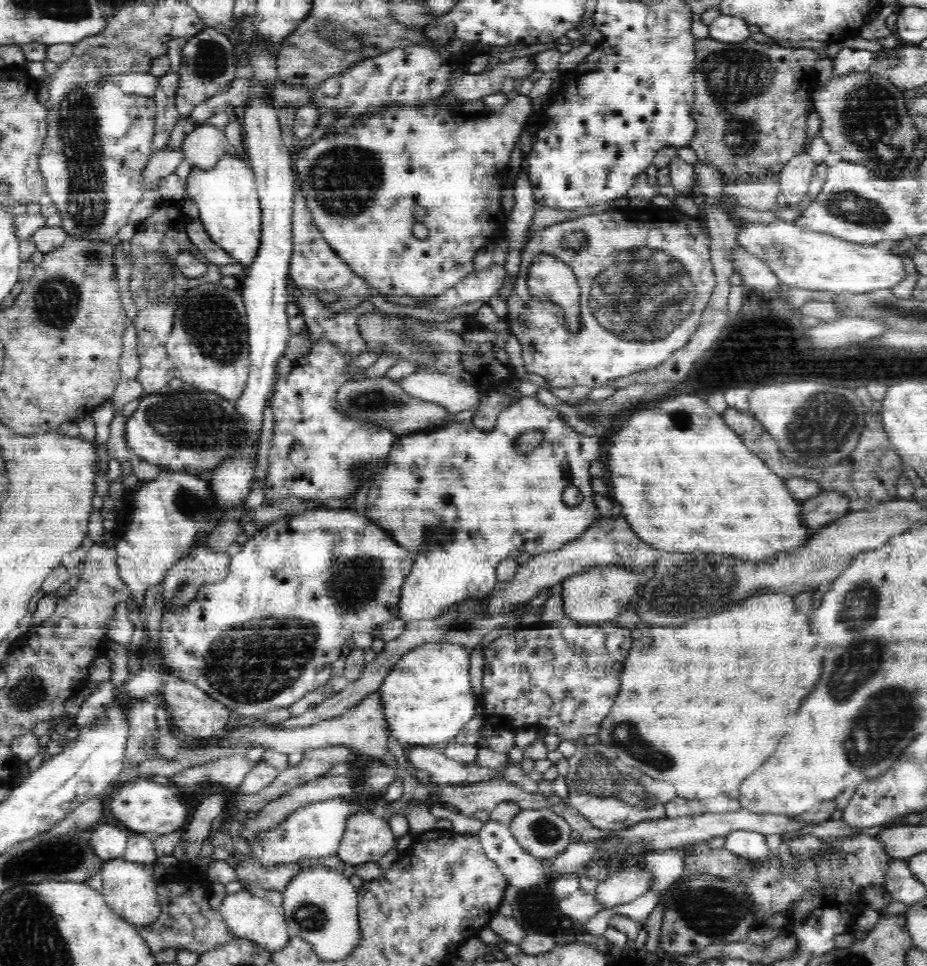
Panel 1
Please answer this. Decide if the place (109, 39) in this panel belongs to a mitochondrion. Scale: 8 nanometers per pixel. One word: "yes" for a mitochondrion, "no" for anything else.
no

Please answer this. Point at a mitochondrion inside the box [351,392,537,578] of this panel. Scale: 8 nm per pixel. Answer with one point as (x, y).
(448, 471)

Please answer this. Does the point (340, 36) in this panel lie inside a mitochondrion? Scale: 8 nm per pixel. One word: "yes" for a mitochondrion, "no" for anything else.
yes

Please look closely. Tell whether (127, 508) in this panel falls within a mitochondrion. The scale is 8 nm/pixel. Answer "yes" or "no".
no

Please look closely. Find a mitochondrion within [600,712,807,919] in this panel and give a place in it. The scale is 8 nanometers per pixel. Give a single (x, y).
(626, 735)

